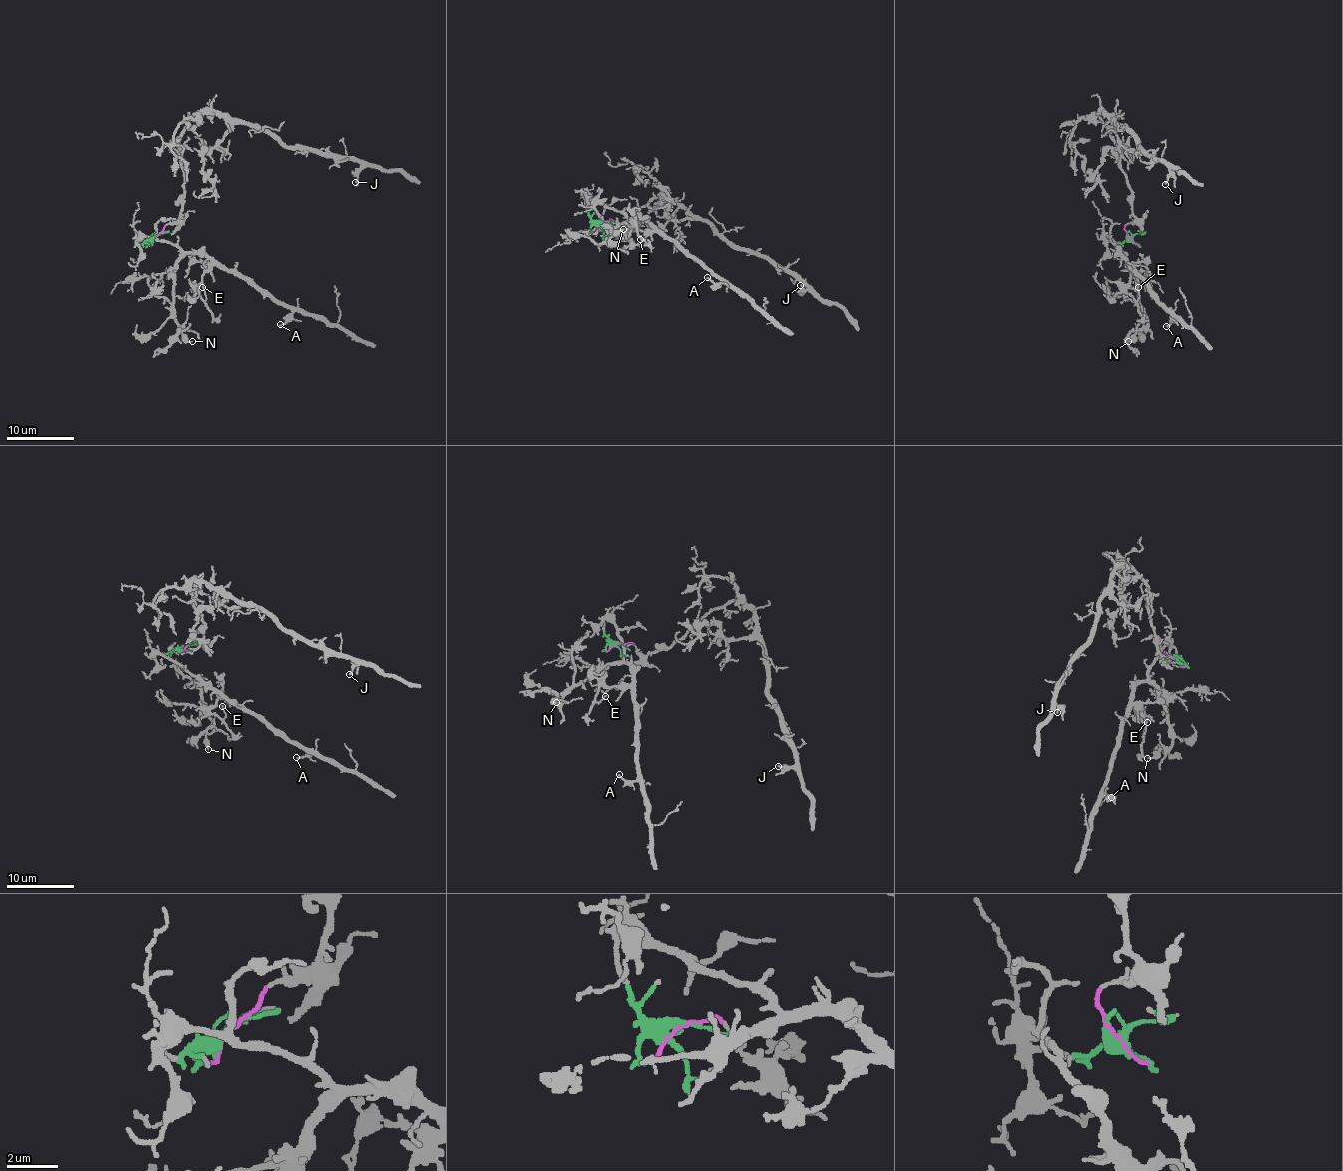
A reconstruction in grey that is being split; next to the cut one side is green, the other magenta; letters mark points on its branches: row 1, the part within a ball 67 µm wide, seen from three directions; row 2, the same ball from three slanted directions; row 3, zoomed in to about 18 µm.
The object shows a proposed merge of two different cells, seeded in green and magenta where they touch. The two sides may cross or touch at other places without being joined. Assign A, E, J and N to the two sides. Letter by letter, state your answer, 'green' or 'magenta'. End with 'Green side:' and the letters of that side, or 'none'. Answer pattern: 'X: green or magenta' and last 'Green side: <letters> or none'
A: green
E: green
J: magenta
N: green
Green side: A, E, N

